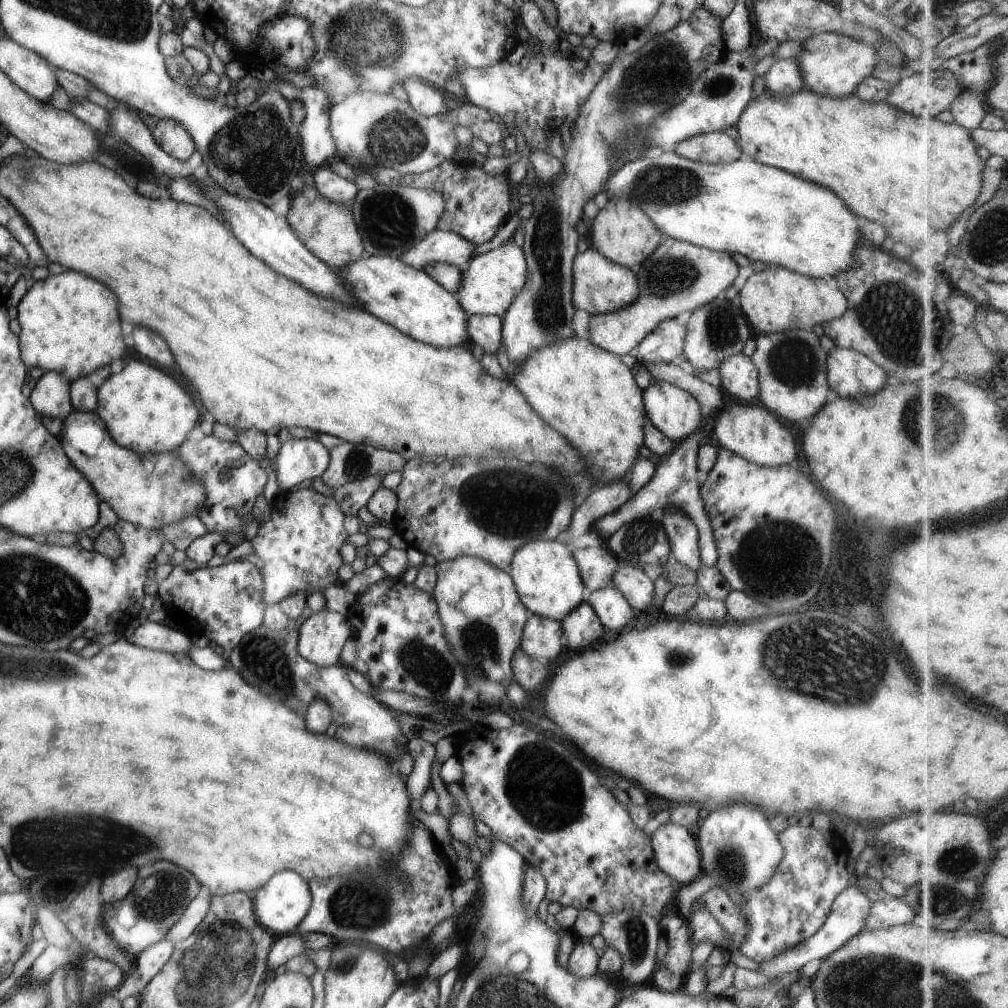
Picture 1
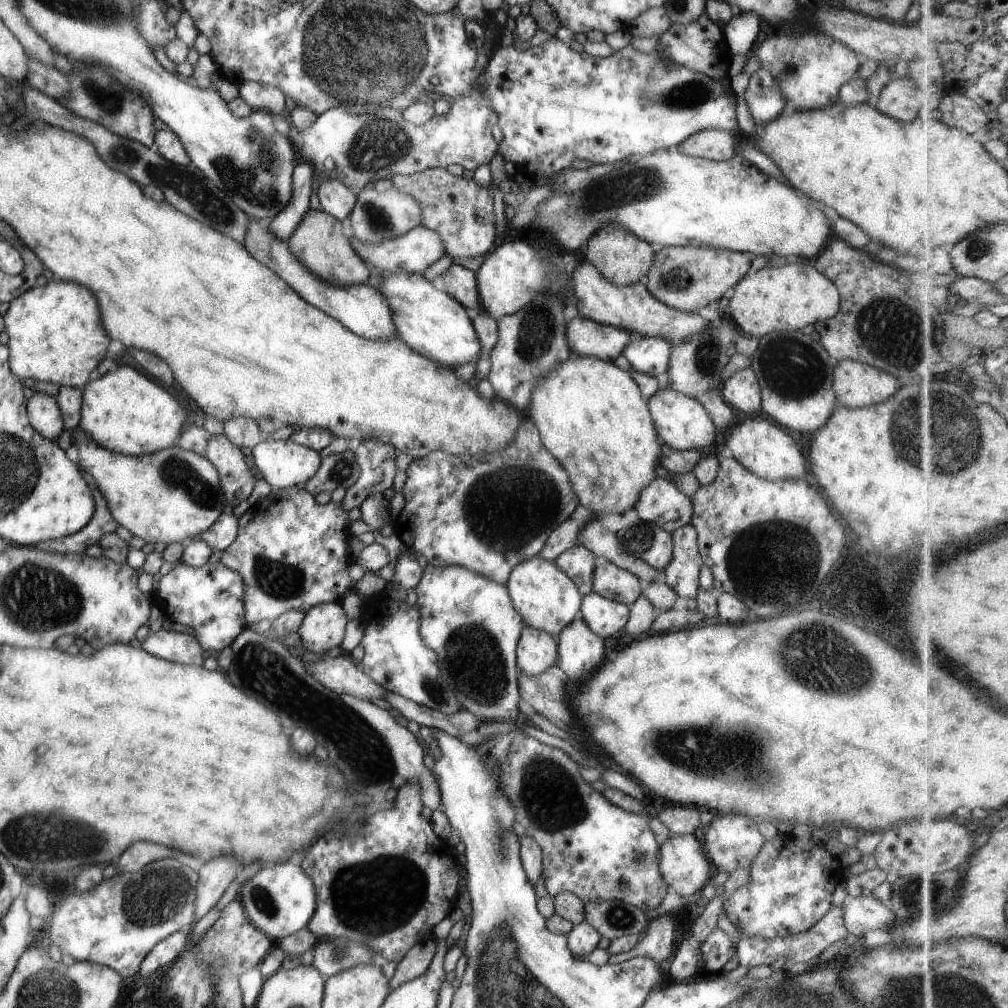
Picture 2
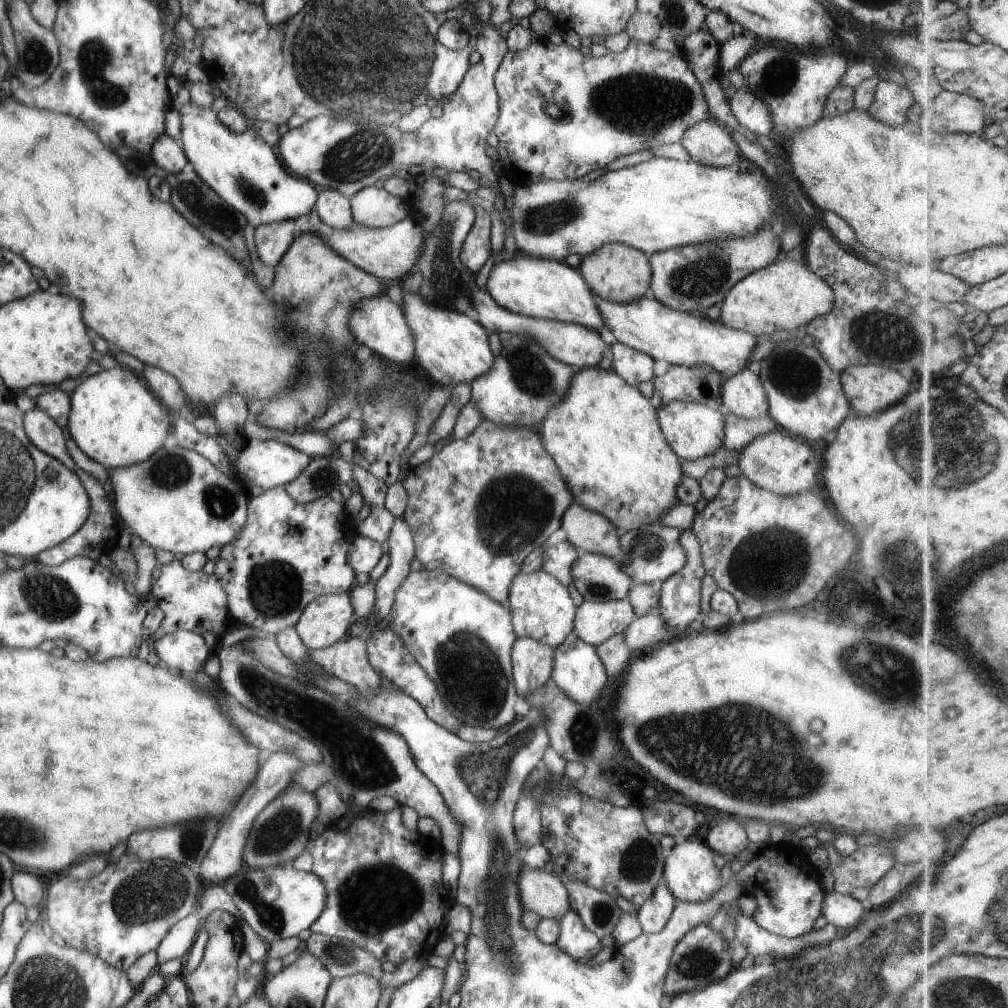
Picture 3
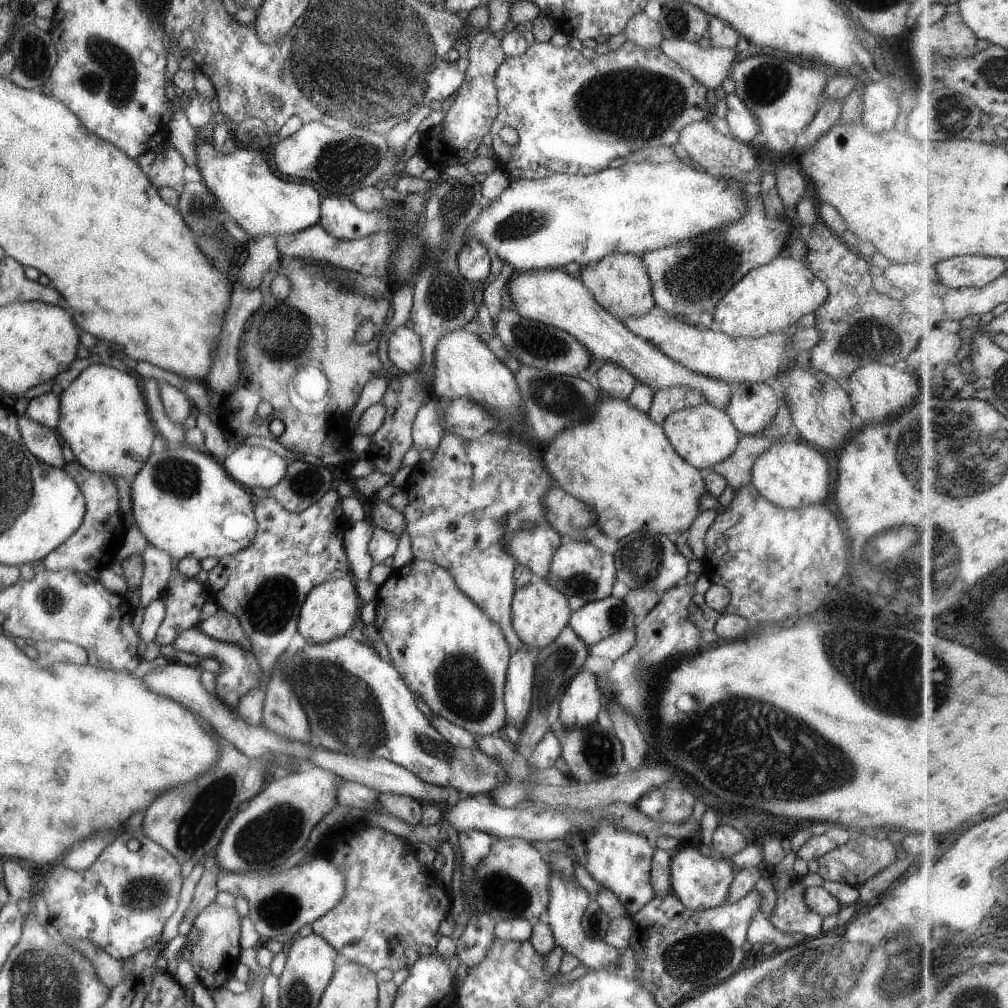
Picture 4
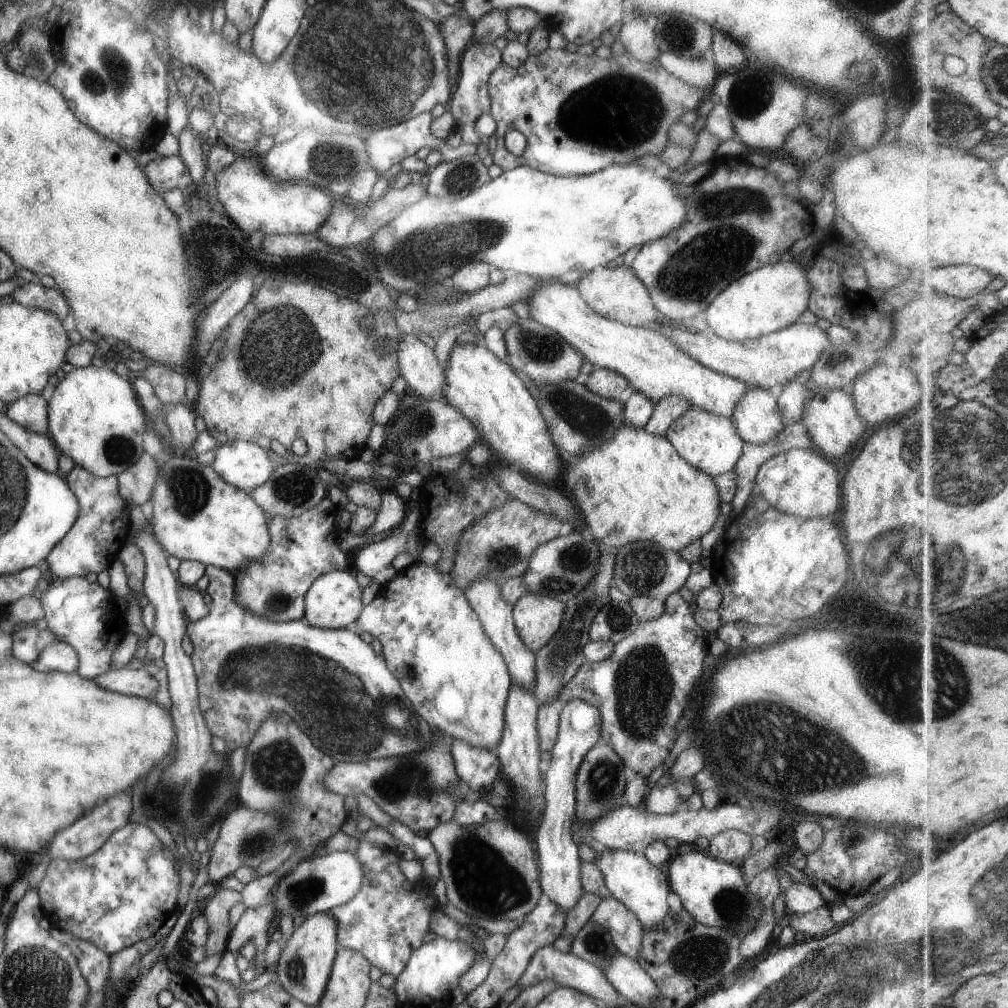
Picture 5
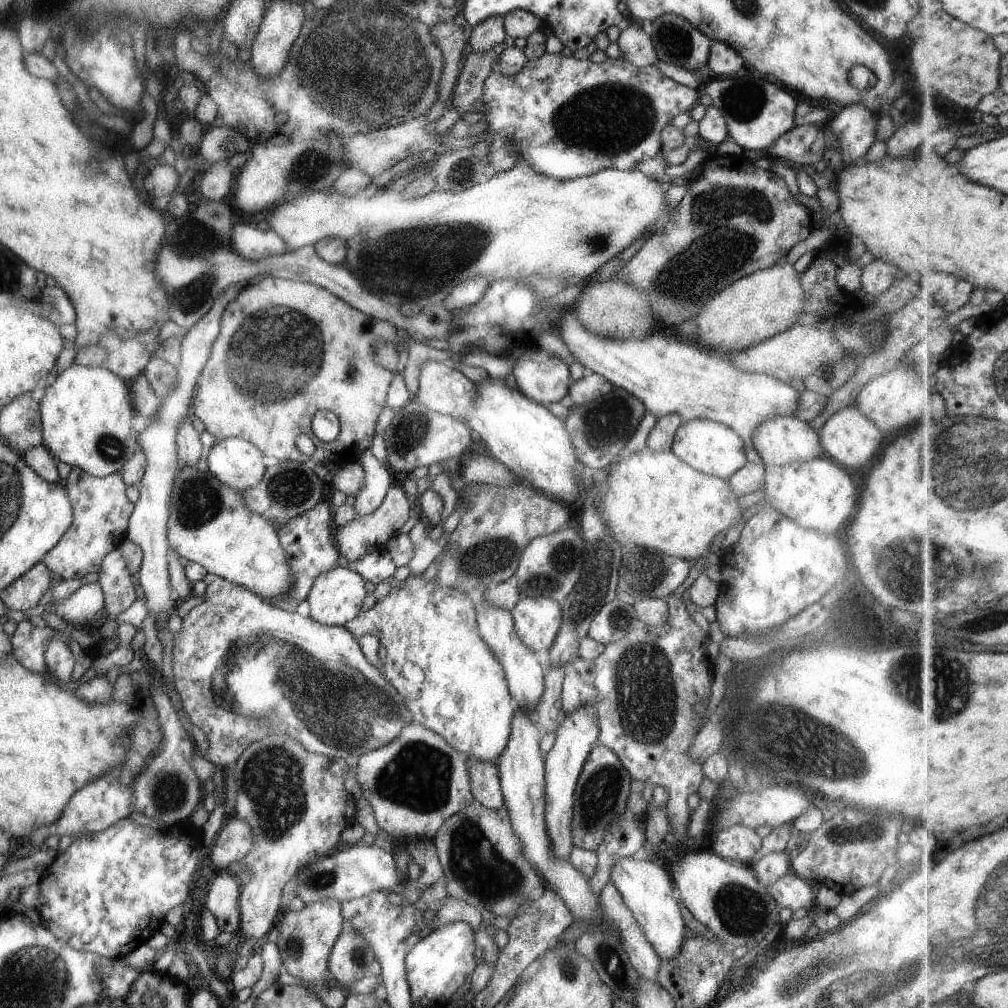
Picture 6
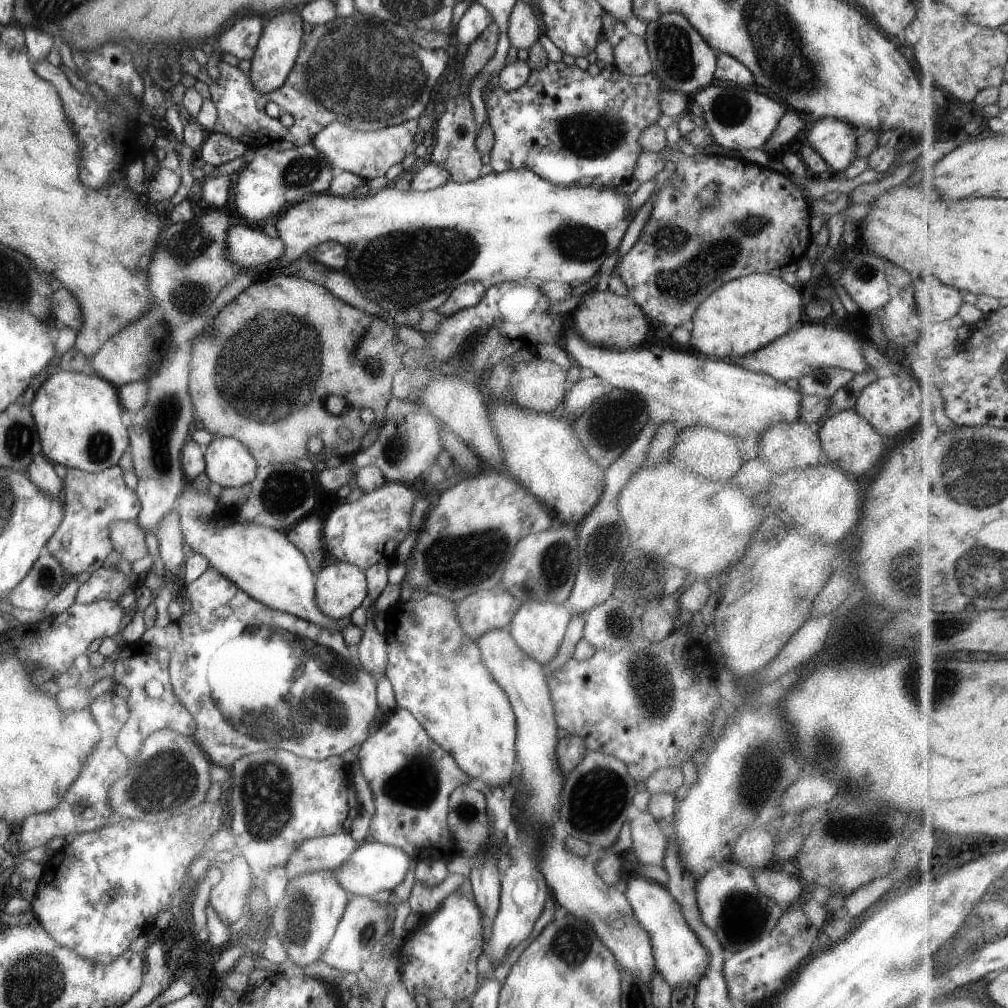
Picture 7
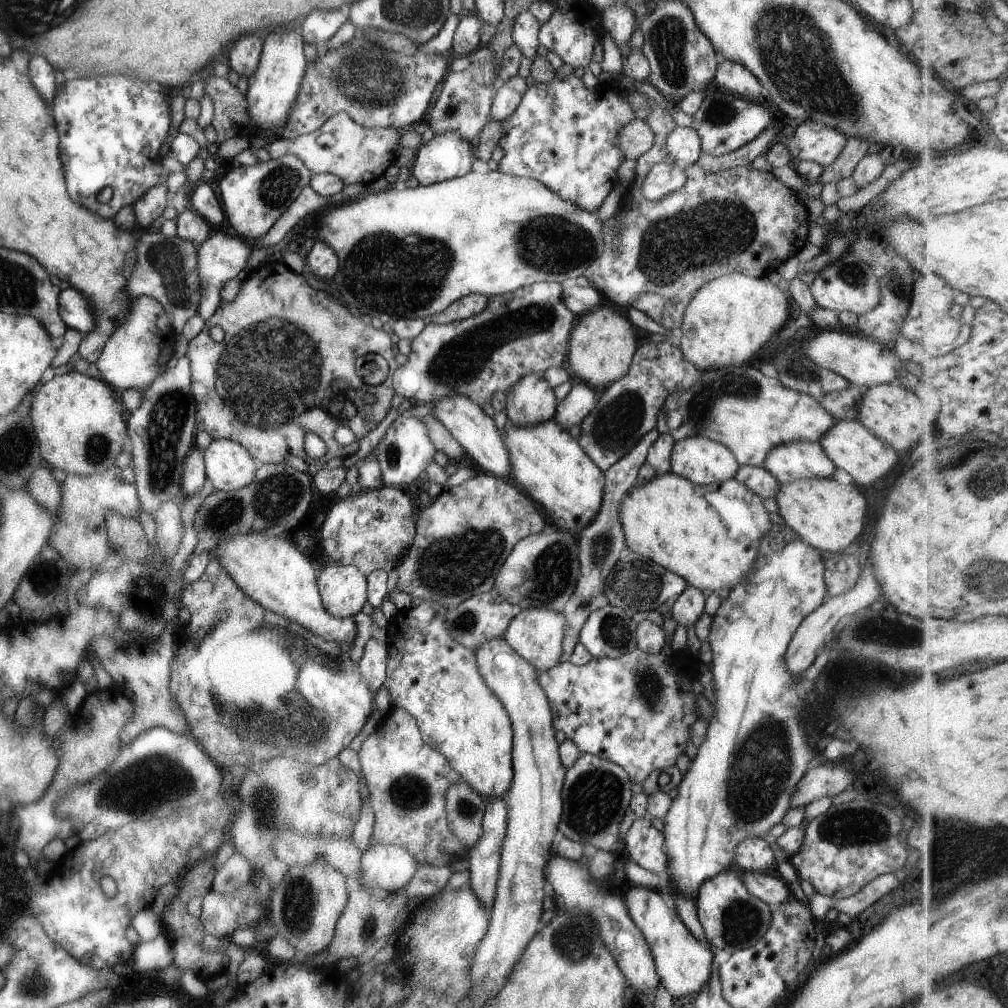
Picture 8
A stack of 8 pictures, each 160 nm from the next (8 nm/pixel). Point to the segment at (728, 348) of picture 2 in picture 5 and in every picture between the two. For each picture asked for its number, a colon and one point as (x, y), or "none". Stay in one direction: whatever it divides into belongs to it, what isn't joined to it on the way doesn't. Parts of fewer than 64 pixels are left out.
3: (701, 384)
4: (667, 400)
5: (666, 411)

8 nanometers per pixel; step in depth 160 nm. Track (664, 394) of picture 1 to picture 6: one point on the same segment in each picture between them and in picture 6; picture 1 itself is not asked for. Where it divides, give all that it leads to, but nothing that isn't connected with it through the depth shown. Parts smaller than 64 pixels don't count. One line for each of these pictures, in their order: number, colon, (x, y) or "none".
2: (682, 423)
3: (693, 430)
4: (703, 435)
5: (710, 442)
6: (711, 448)

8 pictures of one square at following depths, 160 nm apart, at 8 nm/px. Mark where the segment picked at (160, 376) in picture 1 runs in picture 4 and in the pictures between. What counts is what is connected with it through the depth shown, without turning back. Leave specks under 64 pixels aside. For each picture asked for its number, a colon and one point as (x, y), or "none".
2: (124, 411)
3: (114, 419)
4: (104, 419)

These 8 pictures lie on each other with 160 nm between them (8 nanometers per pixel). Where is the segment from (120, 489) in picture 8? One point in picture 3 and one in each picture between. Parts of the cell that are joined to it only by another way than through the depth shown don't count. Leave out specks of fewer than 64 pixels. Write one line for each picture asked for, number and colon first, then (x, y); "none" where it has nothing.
3: (99, 534)
4: (94, 546)
5: (92, 545)
6: (101, 510)
7: (92, 502)

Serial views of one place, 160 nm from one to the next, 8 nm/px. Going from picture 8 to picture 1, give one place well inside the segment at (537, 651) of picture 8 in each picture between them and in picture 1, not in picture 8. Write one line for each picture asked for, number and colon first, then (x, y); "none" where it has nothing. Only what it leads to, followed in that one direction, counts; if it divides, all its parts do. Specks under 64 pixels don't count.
1: (547, 577)
2: (546, 598)
3: (541, 608)
4: (539, 613)
5: (537, 618)
6: (537, 621)
7: (538, 628)

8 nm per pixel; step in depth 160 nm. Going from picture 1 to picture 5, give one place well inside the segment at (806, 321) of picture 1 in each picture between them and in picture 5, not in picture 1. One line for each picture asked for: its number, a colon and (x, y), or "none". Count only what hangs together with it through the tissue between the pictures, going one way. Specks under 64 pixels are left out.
2: (787, 298)
3: (784, 295)
4: (769, 299)
5: (772, 297)

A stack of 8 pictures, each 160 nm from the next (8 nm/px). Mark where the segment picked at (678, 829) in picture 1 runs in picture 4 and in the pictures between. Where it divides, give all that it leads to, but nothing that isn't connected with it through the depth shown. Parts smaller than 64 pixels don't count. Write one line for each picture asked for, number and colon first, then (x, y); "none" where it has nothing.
2: (683, 864)
3: (690, 873)
4: (700, 883)

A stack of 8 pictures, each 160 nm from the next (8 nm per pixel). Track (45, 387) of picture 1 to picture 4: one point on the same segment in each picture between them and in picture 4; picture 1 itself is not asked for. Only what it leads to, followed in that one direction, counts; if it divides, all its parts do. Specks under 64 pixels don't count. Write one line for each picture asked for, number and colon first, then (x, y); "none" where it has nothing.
2: (44, 413)
3: (45, 433)
4: (46, 445)

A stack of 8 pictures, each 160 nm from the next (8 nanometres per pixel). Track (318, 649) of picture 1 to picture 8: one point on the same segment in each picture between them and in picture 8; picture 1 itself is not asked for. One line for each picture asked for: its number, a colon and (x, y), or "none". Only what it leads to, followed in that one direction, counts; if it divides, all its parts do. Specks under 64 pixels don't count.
2: (323, 627)
3: (327, 619)
4: (330, 610)
5: (334, 601)
6: (336, 597)
7: (341, 588)
8: (343, 588)

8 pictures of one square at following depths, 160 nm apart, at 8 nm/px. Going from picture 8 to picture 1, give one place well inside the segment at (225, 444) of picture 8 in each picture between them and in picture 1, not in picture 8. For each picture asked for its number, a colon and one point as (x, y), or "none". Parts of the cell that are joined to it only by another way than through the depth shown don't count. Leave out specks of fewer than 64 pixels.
1: (298, 459)
2: (283, 463)
3: (267, 463)
4: (252, 466)
5: (243, 464)
6: (237, 463)
7: (228, 463)

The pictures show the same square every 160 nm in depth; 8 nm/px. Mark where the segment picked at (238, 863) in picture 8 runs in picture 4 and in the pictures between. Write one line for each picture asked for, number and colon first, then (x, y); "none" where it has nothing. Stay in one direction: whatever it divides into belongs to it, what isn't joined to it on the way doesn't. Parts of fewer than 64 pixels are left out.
4: (213, 957)
5: (217, 908)
6: (223, 901)
7: (231, 894)

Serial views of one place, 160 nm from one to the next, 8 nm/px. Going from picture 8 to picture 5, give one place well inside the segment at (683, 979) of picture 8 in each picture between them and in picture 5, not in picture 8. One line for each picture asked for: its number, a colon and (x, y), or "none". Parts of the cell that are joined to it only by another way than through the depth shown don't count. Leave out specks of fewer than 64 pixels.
5: (643, 888)
6: (646, 888)
7: (680, 958)

